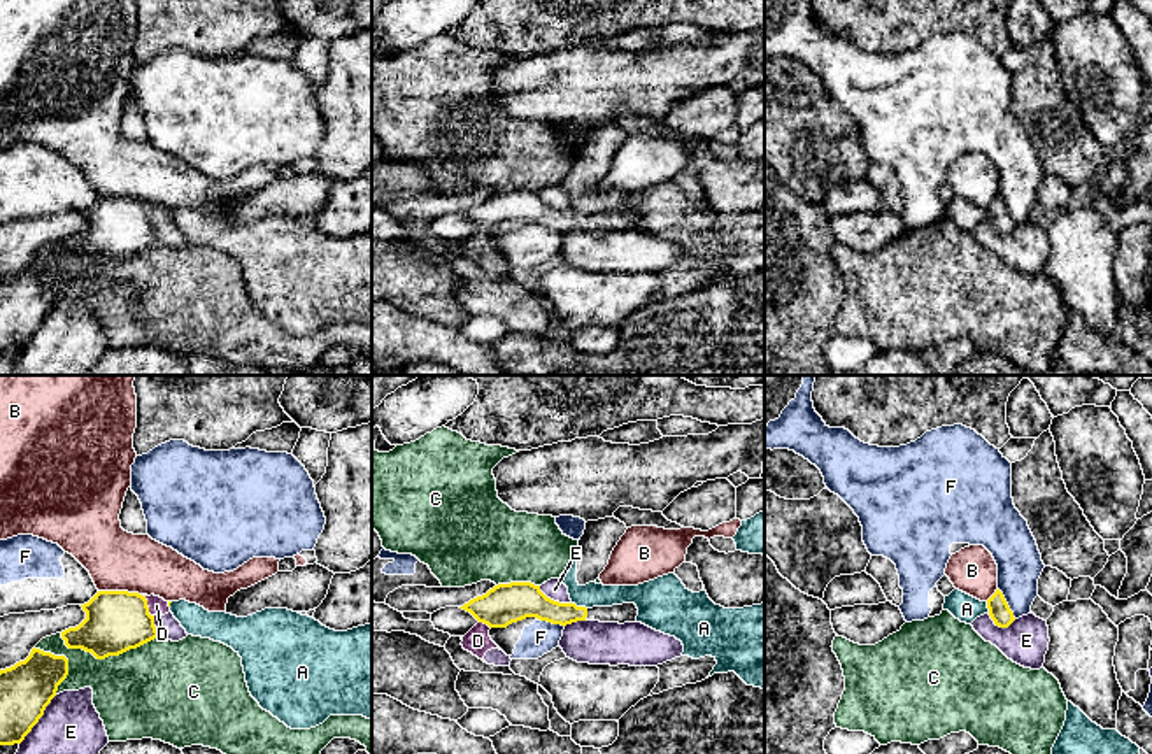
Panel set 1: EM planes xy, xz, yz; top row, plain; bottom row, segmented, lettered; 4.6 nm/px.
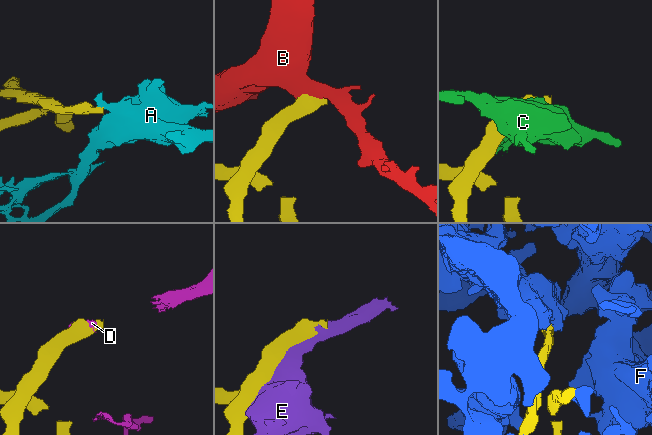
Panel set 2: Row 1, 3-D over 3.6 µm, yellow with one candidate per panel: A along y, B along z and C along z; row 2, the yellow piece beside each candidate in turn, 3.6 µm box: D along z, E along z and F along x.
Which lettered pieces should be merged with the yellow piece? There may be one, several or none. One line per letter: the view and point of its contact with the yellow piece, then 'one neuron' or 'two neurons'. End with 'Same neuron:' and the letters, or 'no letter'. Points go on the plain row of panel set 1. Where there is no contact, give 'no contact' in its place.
A: contact xz (579, 214); two neurons
B: contact xy (120, 199); two neurons
C: contact xy (106, 263); two neurons
D: contact xy (146, 213); two neurons
E: contact xy (39, 325); two neurons
F: contact yz (1007, 211); two neurons
Same neuron: no letter

